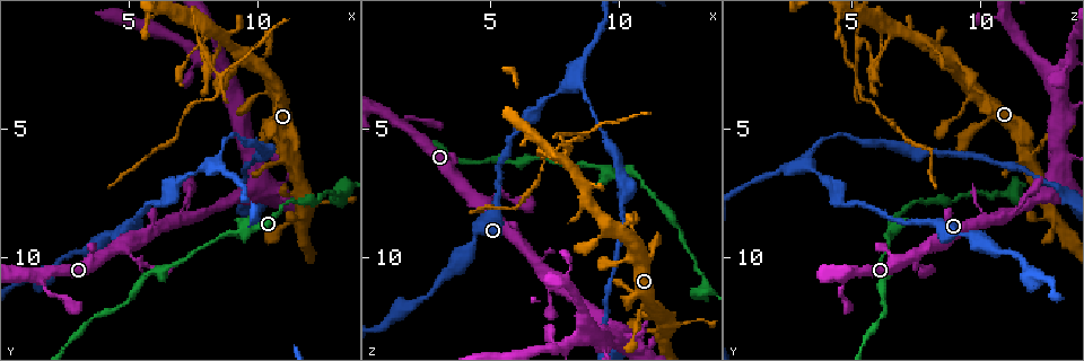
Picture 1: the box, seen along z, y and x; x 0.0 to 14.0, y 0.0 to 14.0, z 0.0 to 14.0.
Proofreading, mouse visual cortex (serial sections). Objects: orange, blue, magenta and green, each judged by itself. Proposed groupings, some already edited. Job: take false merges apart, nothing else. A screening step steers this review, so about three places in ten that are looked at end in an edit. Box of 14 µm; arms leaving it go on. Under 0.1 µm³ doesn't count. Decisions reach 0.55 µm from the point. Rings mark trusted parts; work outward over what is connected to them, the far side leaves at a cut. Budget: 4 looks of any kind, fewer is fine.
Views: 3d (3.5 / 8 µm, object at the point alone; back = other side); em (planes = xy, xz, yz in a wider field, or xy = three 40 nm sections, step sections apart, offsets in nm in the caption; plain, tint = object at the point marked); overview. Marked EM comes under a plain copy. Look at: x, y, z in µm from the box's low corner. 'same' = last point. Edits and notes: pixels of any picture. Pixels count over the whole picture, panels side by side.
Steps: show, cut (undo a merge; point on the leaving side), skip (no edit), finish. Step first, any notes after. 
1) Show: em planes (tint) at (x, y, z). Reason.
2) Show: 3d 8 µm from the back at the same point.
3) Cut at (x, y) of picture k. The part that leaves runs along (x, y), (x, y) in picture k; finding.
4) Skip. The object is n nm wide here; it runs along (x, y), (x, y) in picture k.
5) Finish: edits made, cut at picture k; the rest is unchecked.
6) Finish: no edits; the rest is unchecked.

Show: 3d 3.5 µm from the back at (8.3, 6.5, 3.0). Sudden change in width.

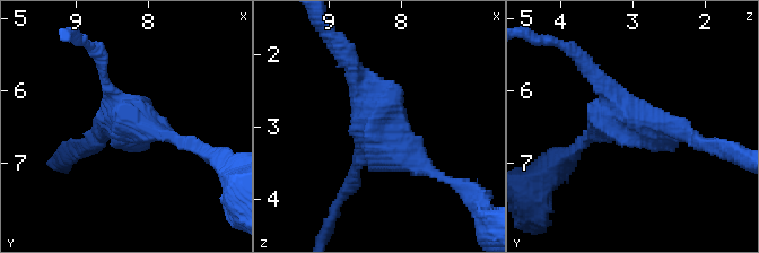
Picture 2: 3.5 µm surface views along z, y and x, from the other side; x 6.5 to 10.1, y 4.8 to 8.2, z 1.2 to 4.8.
Show: em planes (tint) at (8.30, 6.45, 2.95). 3 arms meet here; the arms are 150, 150, 300 nm wide; now the EM.

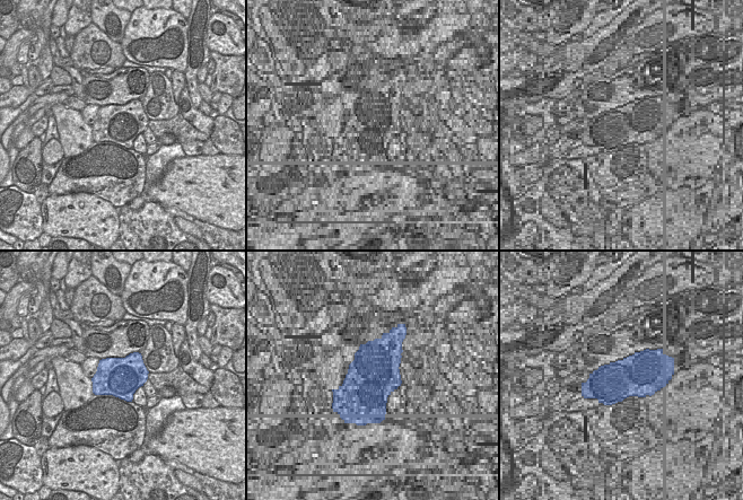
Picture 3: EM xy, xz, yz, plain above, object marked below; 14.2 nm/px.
Skip. It runs along (193, 147), (134, 120), (99, 63) in picture 2; continuous, no second cell.

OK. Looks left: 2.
Show: em xy step 1 (tint) at (9.0, 9.0, 6.6). Sudden change in width.

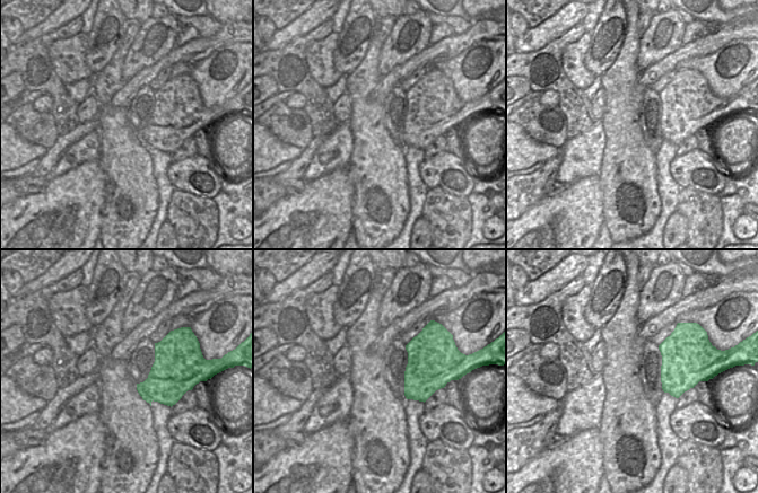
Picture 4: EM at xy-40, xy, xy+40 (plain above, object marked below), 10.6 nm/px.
Show: 3d 3.5 µm at the same point.

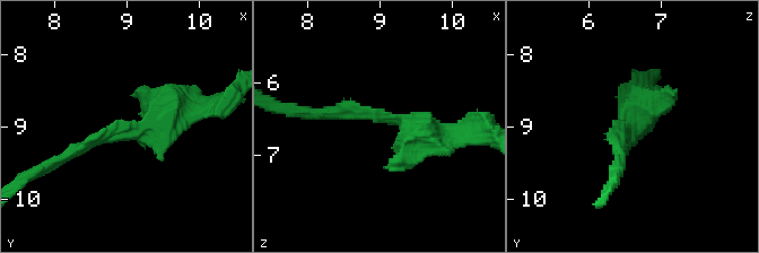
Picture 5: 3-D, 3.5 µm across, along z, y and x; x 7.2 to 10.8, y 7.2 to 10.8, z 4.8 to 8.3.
Skip. It runs along (195, 108), (67, 154) in picture 5; continuous, no second cell.

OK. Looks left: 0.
Finish: no edits; the rest is unchecked.

